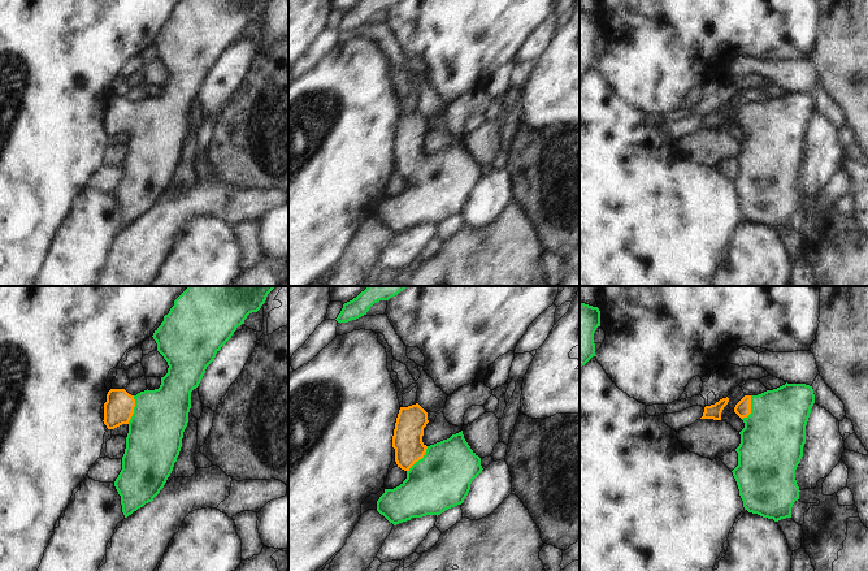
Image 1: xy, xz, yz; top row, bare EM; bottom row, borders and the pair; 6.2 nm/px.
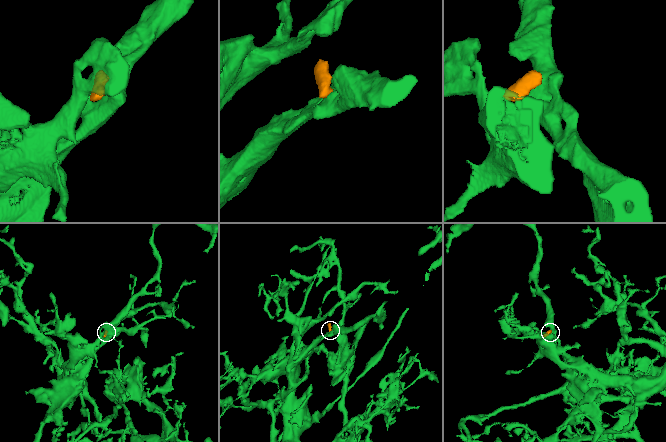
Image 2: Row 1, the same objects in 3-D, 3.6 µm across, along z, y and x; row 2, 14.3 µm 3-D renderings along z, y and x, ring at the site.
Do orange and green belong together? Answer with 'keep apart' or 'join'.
join

